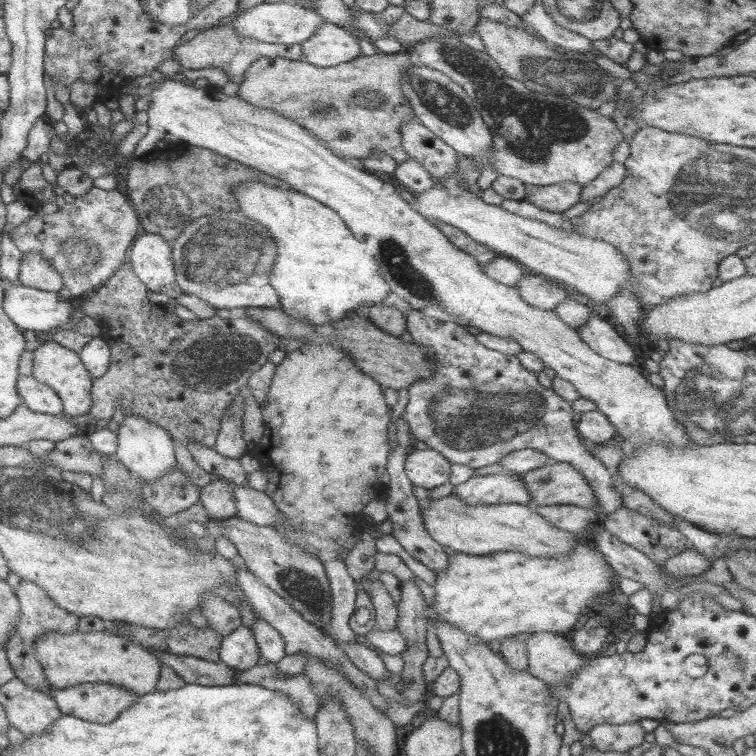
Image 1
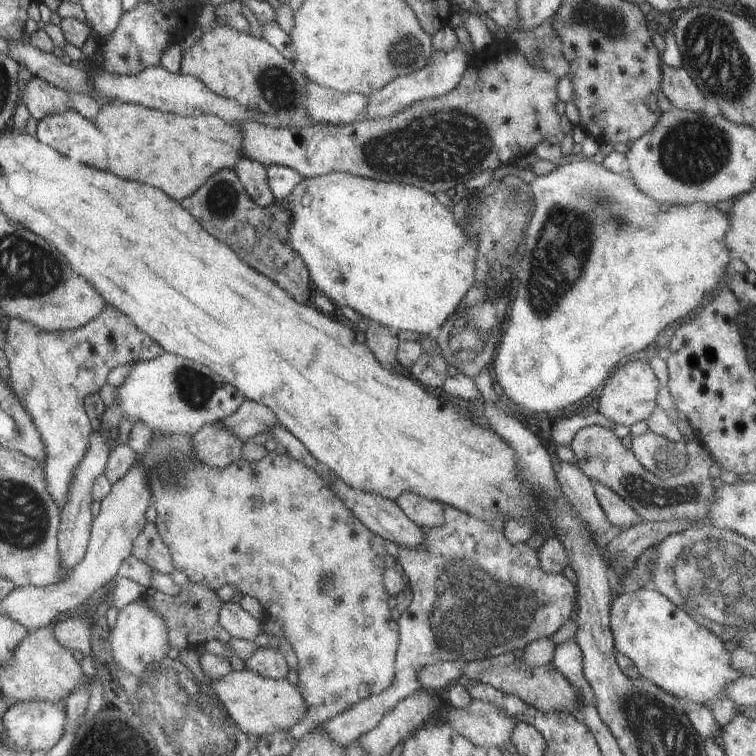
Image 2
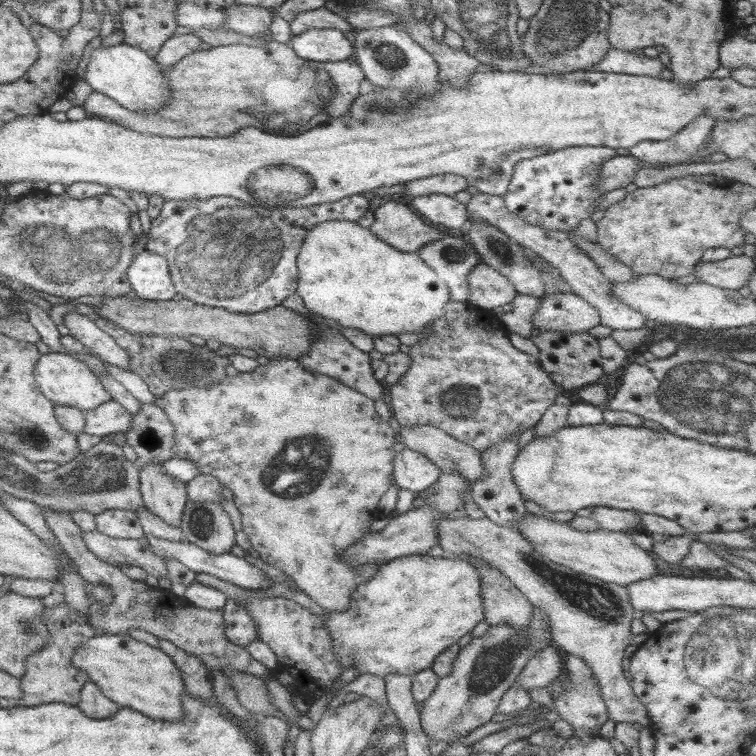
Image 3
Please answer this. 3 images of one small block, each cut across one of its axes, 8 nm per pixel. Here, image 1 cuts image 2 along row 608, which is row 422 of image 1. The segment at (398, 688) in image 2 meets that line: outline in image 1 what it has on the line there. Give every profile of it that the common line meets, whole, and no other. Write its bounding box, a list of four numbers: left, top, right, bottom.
[402,309,624,513]

